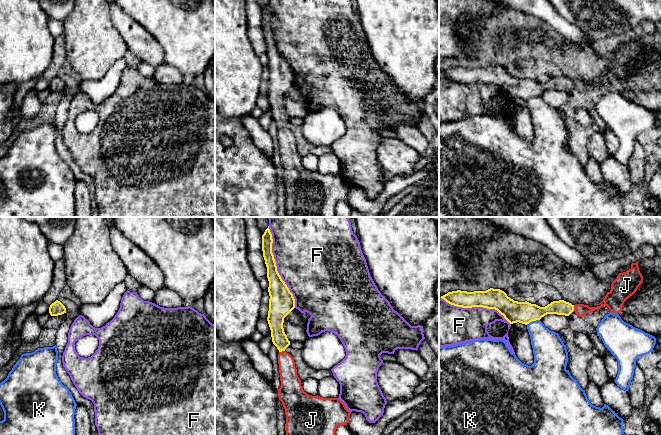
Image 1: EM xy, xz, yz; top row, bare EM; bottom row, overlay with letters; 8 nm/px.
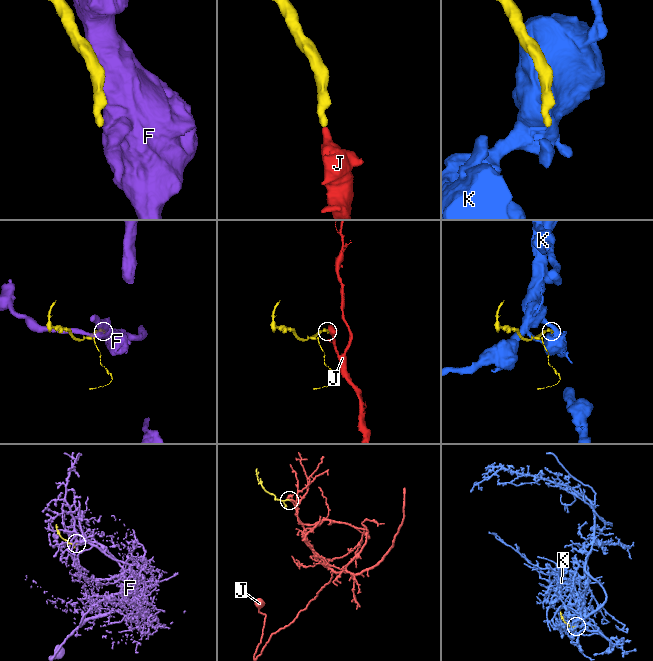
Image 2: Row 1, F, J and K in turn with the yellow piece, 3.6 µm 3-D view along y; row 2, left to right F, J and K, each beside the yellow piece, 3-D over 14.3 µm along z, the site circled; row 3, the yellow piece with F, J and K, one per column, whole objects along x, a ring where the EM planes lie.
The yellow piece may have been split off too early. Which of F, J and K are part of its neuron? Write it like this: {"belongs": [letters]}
{"belongs": ["J"]}

